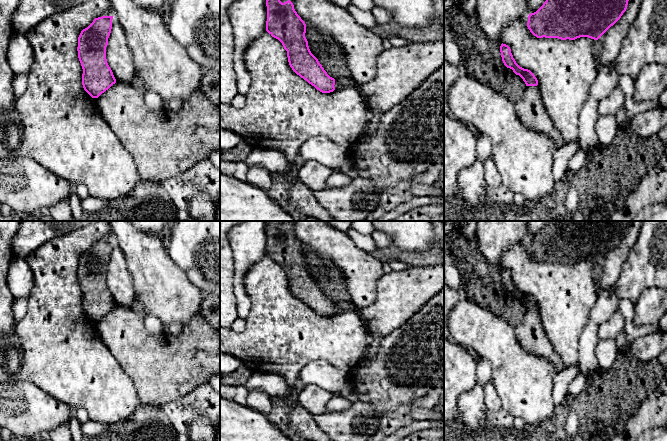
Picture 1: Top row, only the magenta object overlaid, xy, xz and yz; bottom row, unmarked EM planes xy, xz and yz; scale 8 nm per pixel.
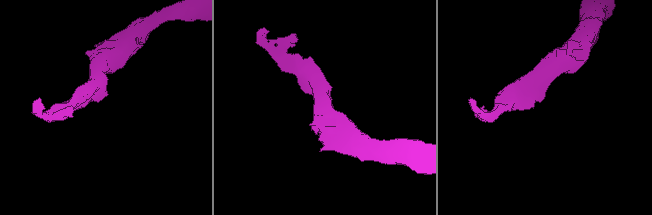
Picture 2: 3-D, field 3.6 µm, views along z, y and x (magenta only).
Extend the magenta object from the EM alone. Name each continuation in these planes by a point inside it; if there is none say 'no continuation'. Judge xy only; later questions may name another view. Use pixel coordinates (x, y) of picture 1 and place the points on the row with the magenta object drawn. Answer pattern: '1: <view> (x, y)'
no continuation

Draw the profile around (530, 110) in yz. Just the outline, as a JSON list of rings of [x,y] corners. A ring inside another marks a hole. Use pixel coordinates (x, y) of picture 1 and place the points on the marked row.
[[[526,86],[522,98],[515,103],[515,112],[526,129],[544,133],[554,142],[556,150],[567,144],[554,127],[538,86]]]

